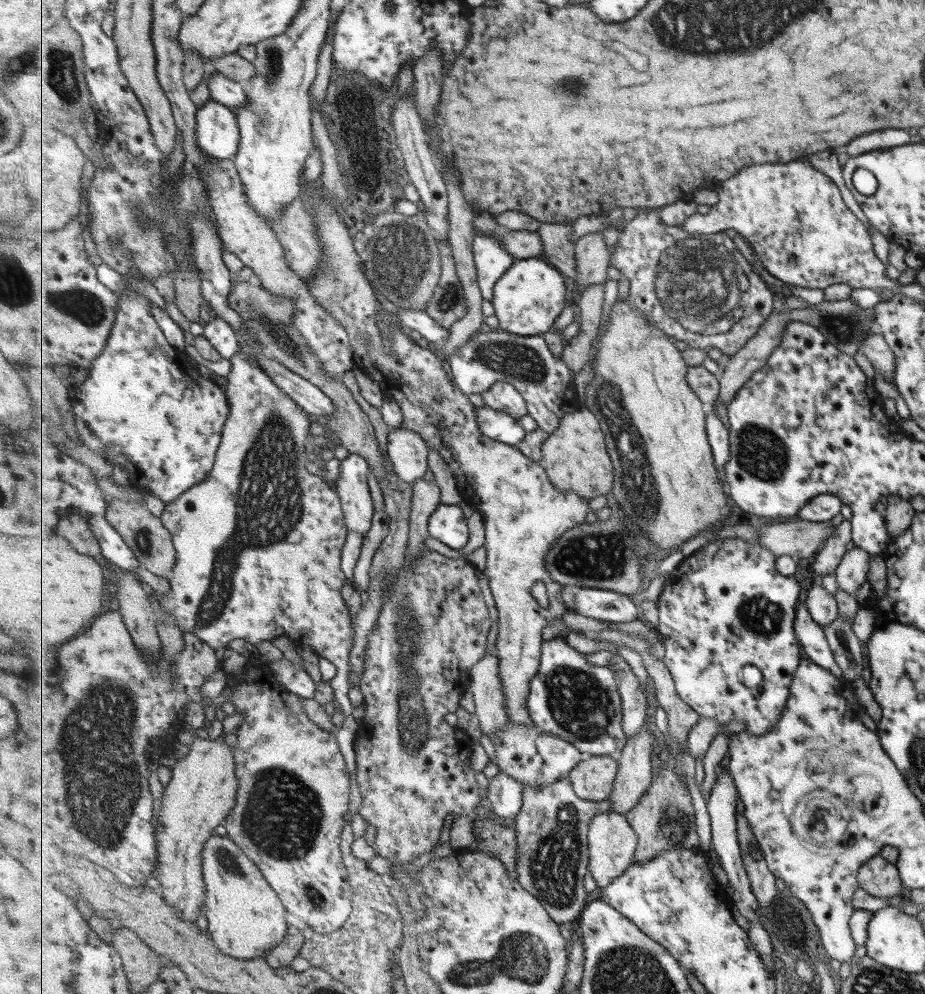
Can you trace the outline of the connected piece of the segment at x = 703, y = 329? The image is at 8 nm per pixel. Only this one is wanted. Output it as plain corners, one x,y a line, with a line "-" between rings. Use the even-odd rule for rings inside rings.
647,209
647,211
638,211
638,214
626,224
620,236
617,246
613,248
612,266
618,269
621,274
625,275
630,283
629,296
632,304
646,314
650,322
654,322
657,327
661,327
667,335
673,337
674,340
682,340
687,342
689,348
699,349
701,352
708,352
711,347
717,347
722,350
726,357
731,357
737,354
751,339
759,332
759,328
766,323
769,316
775,312
775,300
779,300
779,296
775,296
775,292
771,292
771,288
767,288
767,280
763,280
763,276
759,276
759,272
755,272
751,262
745,258
743,252
737,248
733,233
718,232
714,235
697,234
694,232
685,231
679,226
667,225
662,221
659,209

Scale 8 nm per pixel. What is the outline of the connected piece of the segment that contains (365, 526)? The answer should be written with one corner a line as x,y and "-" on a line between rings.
353,453
340,461
336,491
342,500
347,528
361,534
363,540
371,531
375,511
369,490
369,462

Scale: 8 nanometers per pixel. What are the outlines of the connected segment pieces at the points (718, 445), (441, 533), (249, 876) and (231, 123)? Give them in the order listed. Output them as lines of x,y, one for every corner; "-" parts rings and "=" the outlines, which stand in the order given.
711,407
707,411
707,432
710,437
712,450
715,454
715,466
717,466
721,479
725,481
725,464
729,462
730,453
730,430
727,430
=
440,504
429,520
428,530
433,538
455,550
469,544
470,520
455,504
=
213,834
205,842
203,850
203,879
207,883
207,900
205,911
209,920
209,934
223,954
233,956
239,960
253,960
259,956
267,956
267,952
279,946
289,932
287,920
287,907
283,904
279,893
269,884
262,870
255,862
235,844
228,836
=
210,99
197,111
197,144
215,160
233,160
241,143
239,120
231,107

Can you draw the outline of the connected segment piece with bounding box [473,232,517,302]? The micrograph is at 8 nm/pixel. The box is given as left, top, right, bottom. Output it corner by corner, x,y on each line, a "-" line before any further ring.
478,232
473,242
474,260
478,271
478,282
483,299
492,301
496,283
512,268
514,261
496,237

